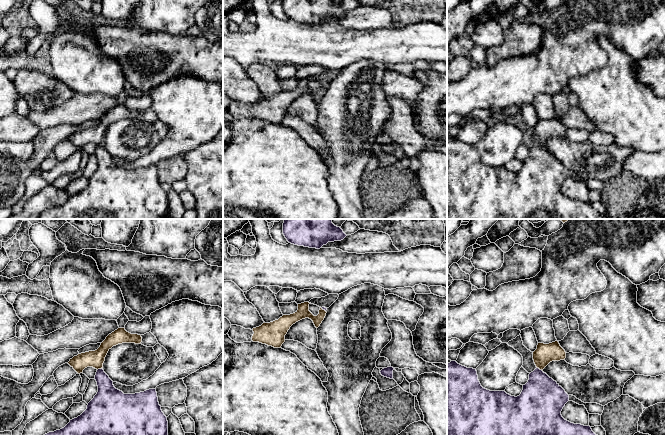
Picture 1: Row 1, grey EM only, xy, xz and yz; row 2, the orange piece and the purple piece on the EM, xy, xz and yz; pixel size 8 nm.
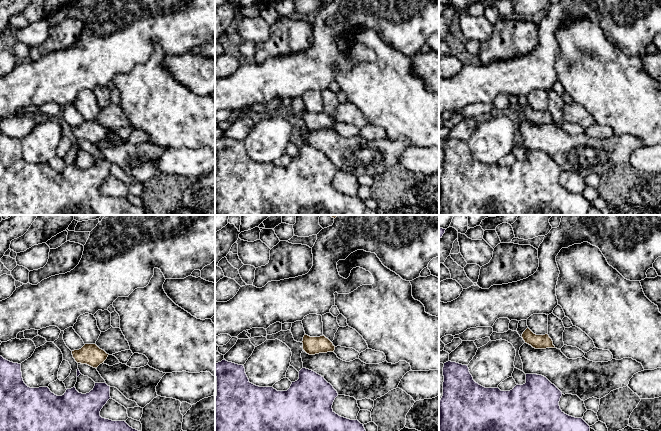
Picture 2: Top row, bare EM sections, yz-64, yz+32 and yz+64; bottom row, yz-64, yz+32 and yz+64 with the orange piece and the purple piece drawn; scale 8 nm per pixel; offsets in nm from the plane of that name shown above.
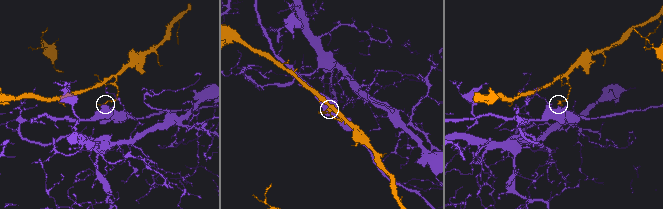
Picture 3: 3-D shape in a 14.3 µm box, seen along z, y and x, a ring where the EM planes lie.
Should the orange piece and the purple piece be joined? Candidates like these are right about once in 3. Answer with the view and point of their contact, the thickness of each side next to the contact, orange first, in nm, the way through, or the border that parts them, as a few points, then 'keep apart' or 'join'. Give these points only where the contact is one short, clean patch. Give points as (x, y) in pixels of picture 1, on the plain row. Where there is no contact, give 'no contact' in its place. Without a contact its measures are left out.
meets orange in yz at (540, 145); 160 nm thick on the orange side, 360 nm on the other; border along yz (537, 143), (542, 147); keep apart

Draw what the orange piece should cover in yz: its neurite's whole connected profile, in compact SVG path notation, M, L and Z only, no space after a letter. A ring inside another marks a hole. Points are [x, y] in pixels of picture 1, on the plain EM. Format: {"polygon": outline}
{"polygon": "M558 117L544 120L538 119L537 125L533 128L533 136L537 144L543 145L552 137L565 136L566 128Z"}

